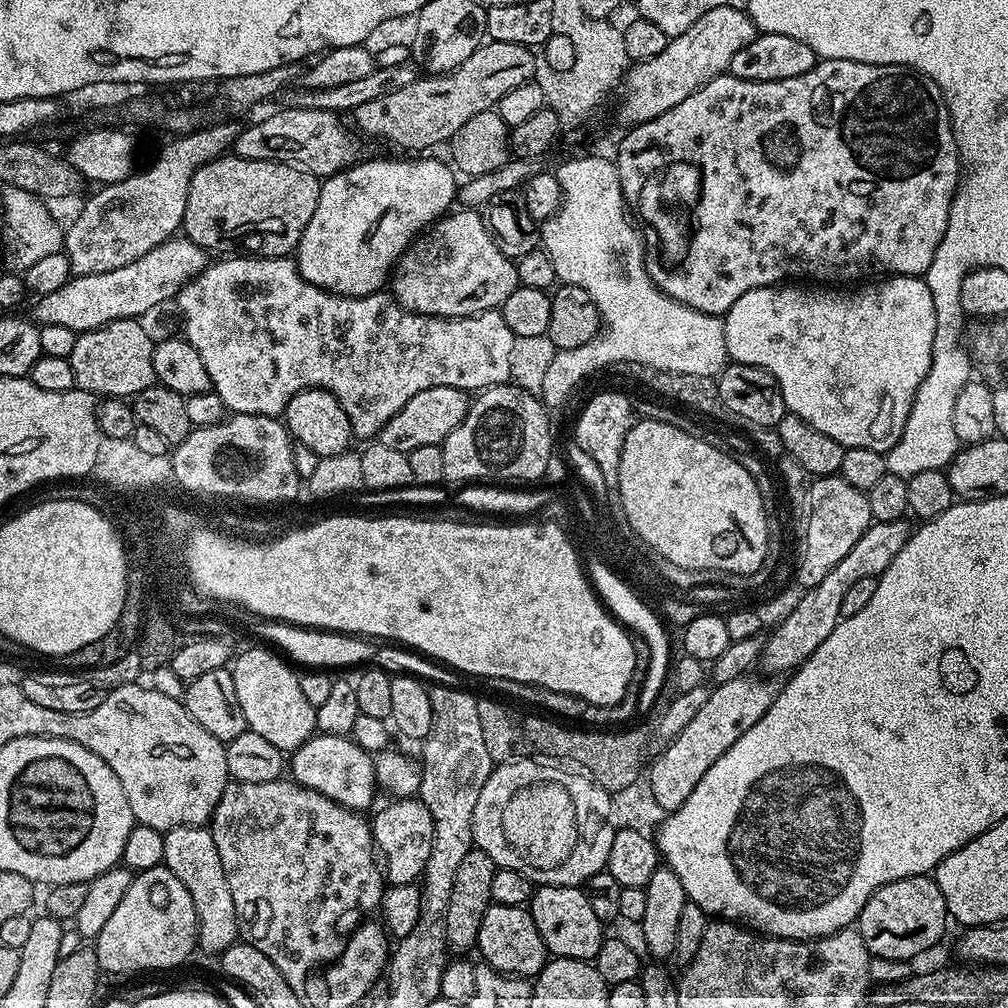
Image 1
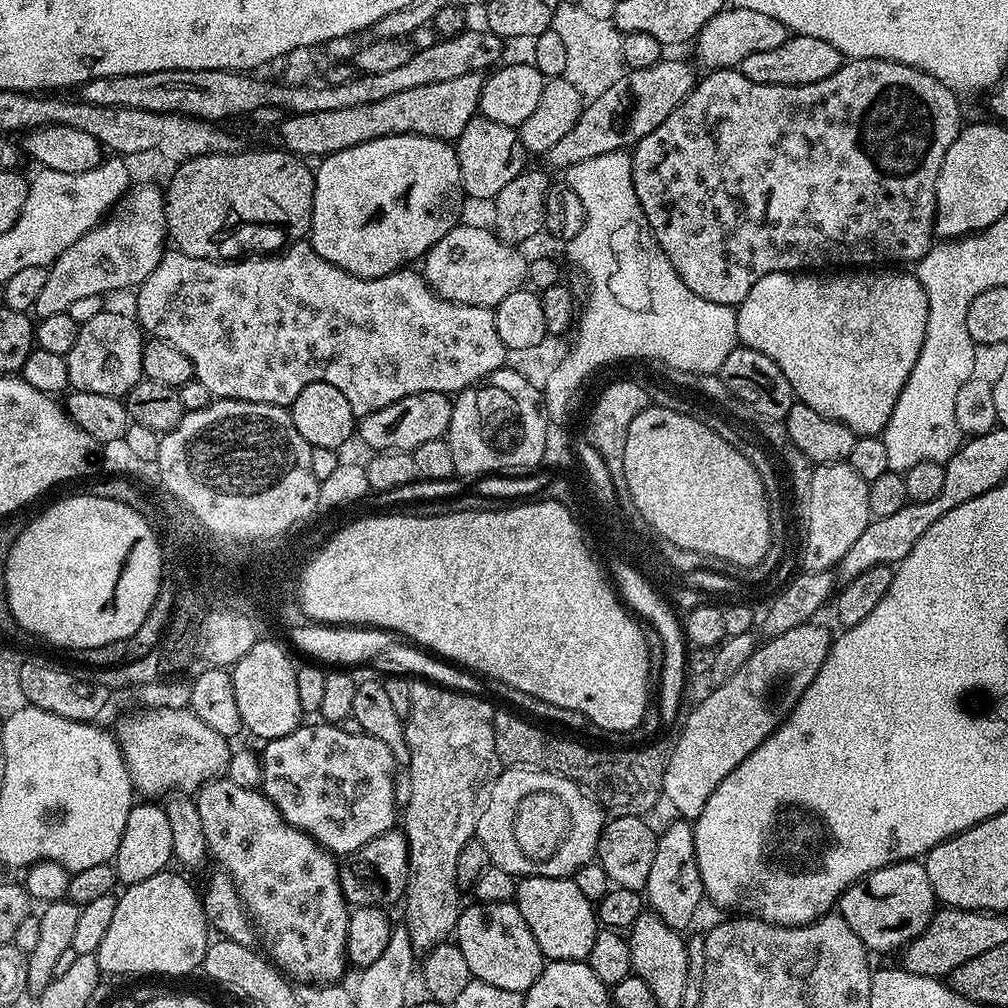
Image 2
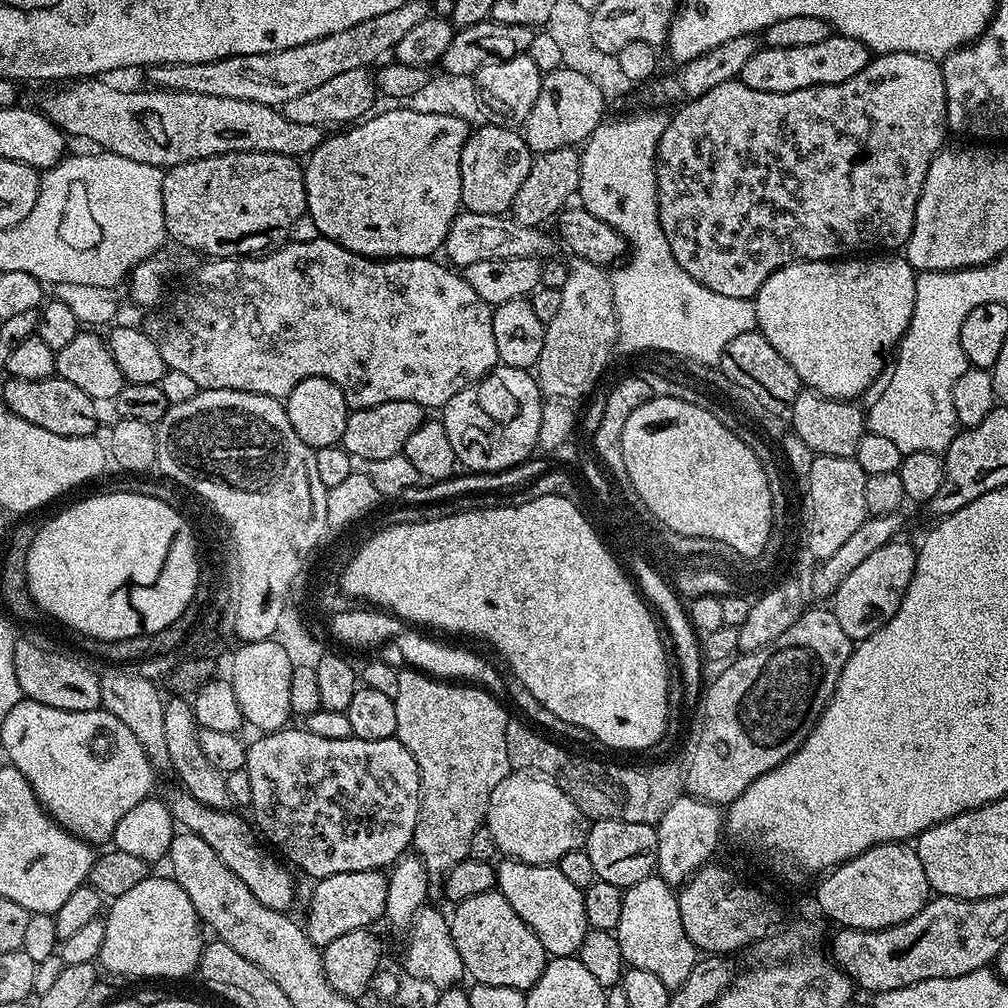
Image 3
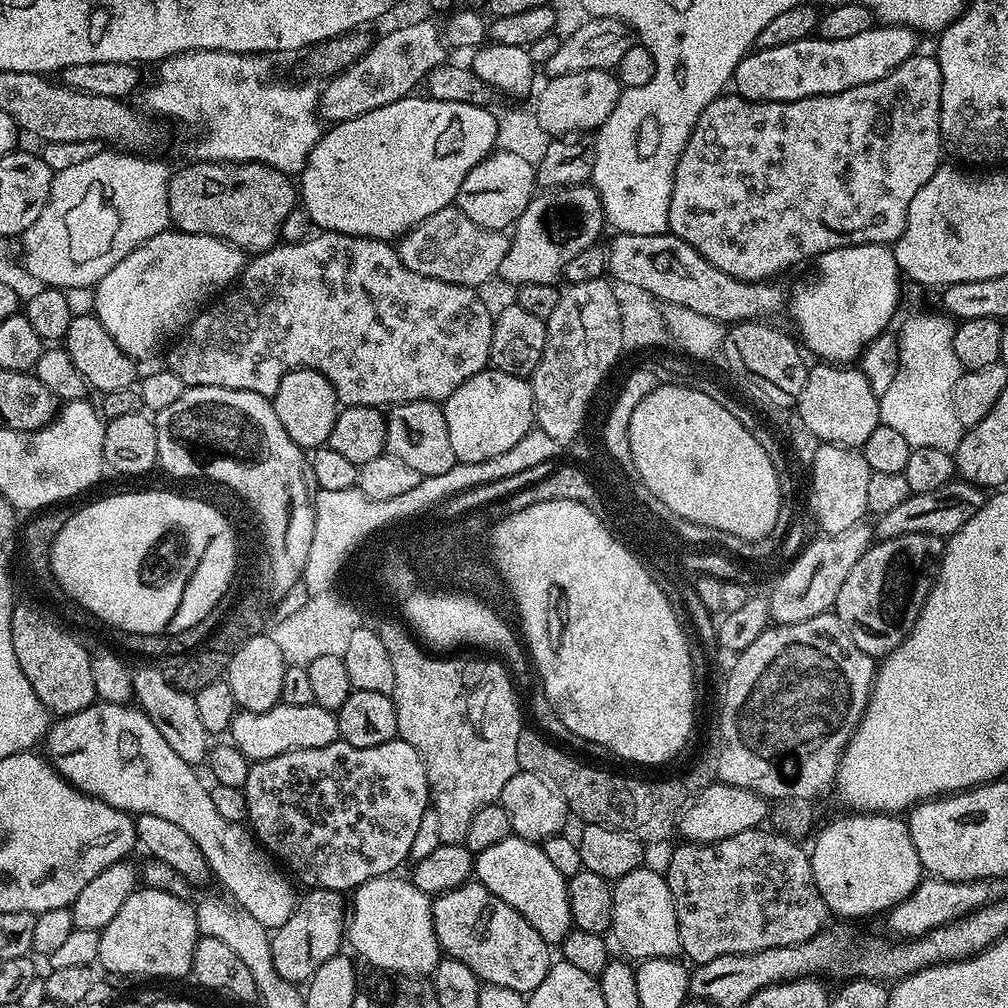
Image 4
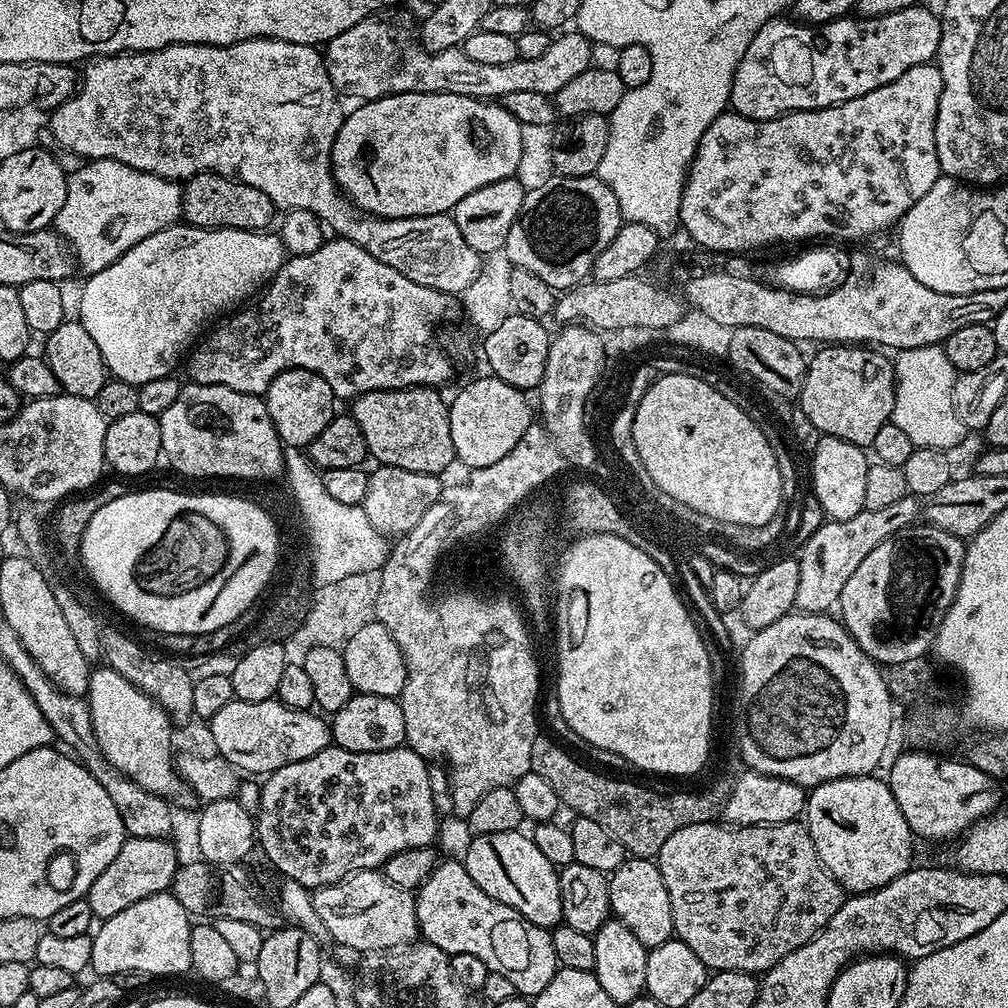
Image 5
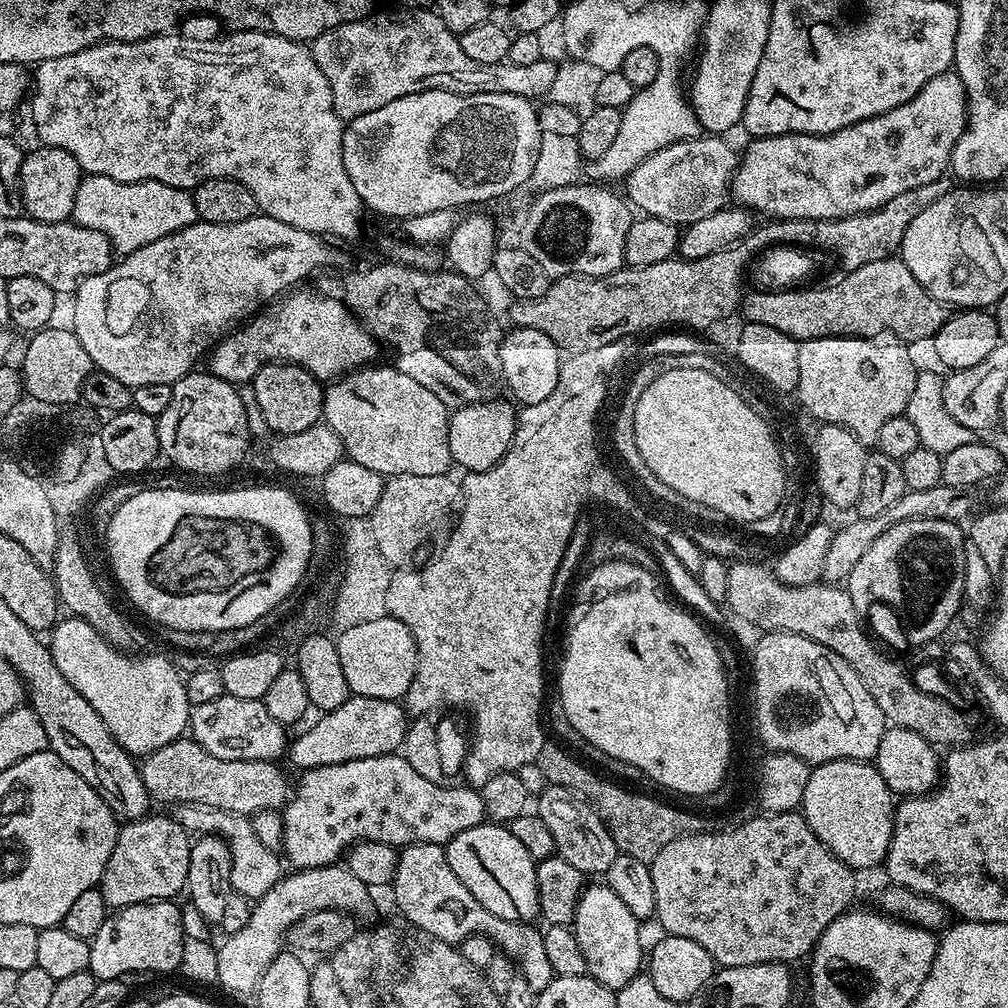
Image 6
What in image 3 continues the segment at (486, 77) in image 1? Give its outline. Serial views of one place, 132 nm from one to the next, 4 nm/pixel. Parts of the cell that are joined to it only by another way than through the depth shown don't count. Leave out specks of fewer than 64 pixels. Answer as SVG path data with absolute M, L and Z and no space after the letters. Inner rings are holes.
M80 78L57 87L60 89L50 93L44 100L44 115L69 137L81 136L97 149L113 152L122 158L130 158L134 162L149 164L161 170L201 160L207 156L221 156L231 152L269 152L304 158L315 152L316 147L326 139L324 128L298 126L298 122L290 122L290 118L286 118L279 107L271 104L246 102L242 98L214 98L210 94L167 90L127 92L124 88L107 88L104 82L100 78Z

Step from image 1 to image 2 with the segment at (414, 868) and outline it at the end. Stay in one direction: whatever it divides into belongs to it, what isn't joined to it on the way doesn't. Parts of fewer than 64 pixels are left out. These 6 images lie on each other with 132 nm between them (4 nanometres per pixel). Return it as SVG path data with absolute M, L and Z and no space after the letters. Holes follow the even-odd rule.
M393 830L386 834L380 834L366 846L362 846L357 852L352 853L340 864L340 889L349 905L358 908L384 908L397 900L403 901L404 891L408 885L408 840L403 831Z

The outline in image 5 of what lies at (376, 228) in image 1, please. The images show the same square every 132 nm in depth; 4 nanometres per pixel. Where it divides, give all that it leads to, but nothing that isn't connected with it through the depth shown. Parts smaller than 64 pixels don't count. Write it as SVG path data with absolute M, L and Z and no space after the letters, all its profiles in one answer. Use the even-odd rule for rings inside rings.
M395 92L392 96L383 96L377 100L370 100L361 103L360 108L356 108L353 112L349 111L344 117L342 126L338 130L338 134L334 138L334 146L332 147L332 177L336 179L336 185L344 193L345 197L351 203L355 204L362 212L367 212L369 216L380 216L384 220L397 220L398 218L410 218L411 216L433 216L439 212L448 214L451 213L453 206L458 202L462 202L462 198L466 198L466 194L474 194L474 190L482 190L482 186L490 186L490 182L498 182L499 180L513 179L518 170L519 160L523 154L523 136L524 129L519 121L517 121L513 114L504 109L503 103L489 102L487 100L478 100L475 96L463 96L462 94L446 94L445 92Z

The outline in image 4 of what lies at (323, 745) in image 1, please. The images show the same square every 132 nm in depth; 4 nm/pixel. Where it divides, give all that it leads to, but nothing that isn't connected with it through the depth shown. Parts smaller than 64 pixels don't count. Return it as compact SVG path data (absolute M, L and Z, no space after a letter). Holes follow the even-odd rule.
M399 738L386 742L382 746L366 746L365 748L350 746L346 741L338 739L325 748L290 750L289 752L278 754L274 758L258 760L249 767L248 777L244 783L243 790L244 797L246 798L246 806L248 807L247 823L250 825L251 831L254 833L257 841L259 841L297 881L300 879L301 882L305 884L303 886L305 889L325 888L326 890L334 890L335 892L343 893L359 888L361 884L365 884L368 880L395 873L397 869L399 869L396 867L398 867L403 860L407 861L409 859L410 846L414 846L414 837L418 826L422 822L422 814L430 806L428 775L424 769L422 758L418 754L418 750L414 750L414 746L410 746L405 740Z

